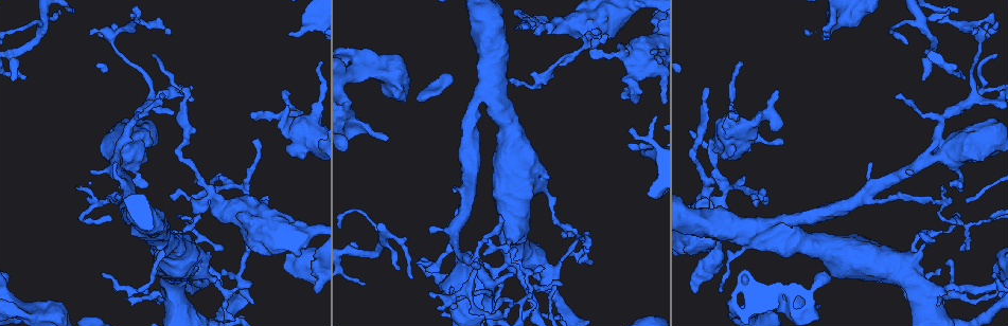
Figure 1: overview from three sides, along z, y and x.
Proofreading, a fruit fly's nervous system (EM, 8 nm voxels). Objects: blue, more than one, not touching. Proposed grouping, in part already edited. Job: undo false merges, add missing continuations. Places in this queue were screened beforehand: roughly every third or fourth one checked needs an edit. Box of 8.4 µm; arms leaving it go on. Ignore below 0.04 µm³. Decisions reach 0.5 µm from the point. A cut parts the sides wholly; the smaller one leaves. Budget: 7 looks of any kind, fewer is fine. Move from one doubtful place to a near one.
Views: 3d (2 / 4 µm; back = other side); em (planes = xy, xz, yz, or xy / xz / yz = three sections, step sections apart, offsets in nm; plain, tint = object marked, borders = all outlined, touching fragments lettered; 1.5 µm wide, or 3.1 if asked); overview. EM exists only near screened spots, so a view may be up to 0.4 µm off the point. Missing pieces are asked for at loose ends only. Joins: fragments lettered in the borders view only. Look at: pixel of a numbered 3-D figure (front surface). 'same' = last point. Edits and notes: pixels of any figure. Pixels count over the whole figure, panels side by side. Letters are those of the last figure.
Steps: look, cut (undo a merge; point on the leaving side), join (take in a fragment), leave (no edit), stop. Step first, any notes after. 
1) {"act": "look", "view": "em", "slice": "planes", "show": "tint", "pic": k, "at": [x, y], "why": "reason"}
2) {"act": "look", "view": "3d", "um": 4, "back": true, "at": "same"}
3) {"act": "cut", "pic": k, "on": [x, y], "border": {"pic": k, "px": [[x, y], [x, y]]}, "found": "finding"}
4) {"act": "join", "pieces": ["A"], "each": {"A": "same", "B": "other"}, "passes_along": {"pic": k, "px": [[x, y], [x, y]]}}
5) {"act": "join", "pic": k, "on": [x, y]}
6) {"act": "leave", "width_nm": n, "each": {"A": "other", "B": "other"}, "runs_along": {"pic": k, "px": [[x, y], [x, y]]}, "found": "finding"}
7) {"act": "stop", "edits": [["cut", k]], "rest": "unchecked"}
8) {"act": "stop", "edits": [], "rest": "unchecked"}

{"act": "look", "view": "3d", "um": 2, "back": true, "pic": 1, "at": [635, 92], "why": "an open end"}

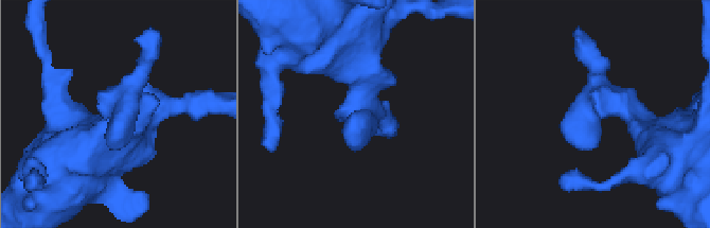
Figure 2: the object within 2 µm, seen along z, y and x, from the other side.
{"act": "look", "view": "em", "slice": "xy", "step": 8, "show": "tint", "pic": 2, "at": [112, 150], "why": "shape alone is not enough"}

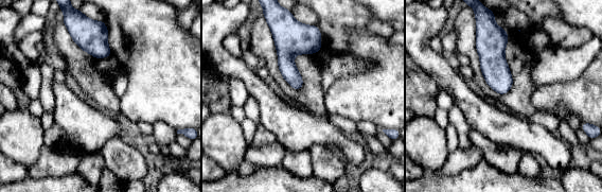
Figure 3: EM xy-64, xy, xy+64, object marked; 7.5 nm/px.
{"act": "look", "view": "em", "slice": "planes", "show": "borders", "at": "same"}

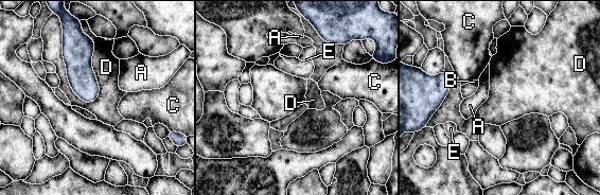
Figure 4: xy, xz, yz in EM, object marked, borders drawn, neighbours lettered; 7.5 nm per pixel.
{"act": "leave", "each": {"A": "other", "B": "other", "C": "other", "D": "other", "E": "other"}, "border": {"pic": 4, "px": [[81, 30], [94, 45], [91, 103]]}, "found": "no lettered fragment goes on from it"}

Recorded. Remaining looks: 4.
{"act": "look", "view": "3d", "um": 4, "pic": 1, "at": [288, 35], "why": "free end"}

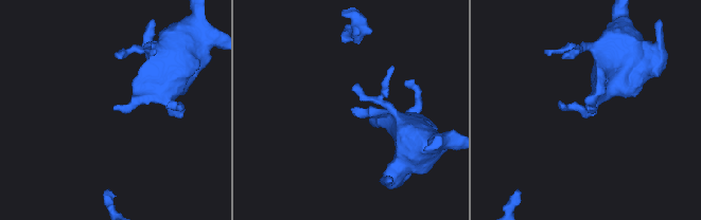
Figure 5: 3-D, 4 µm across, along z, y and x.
{"act": "look", "view": "em", "slice": "xy", "step": 8, "show": "borders", "pic": 5, "at": [589, 111]}

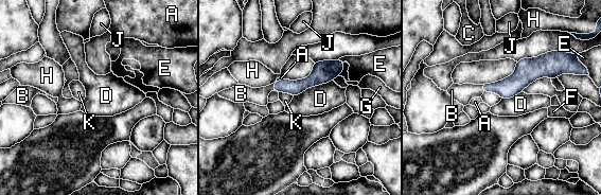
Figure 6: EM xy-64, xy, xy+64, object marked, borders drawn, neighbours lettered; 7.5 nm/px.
{"act": "join", "pieces": ["B"], "each": {"A": "other", "B": "same", "C": "other", "D": "other", "E": "other", "F": "other", "G": "other", "H": "other", "J": "other", "K": "other"}, "passes_along": {"pic": 6, "px": [[296, 87], [274, 87], [242, 93]]}, "found": "the neuron continues"}

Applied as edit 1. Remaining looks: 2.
{"act": "look", "view": "3d", "um": 2, "pic": 1, "at": [819, 305], "why": "an open end"}

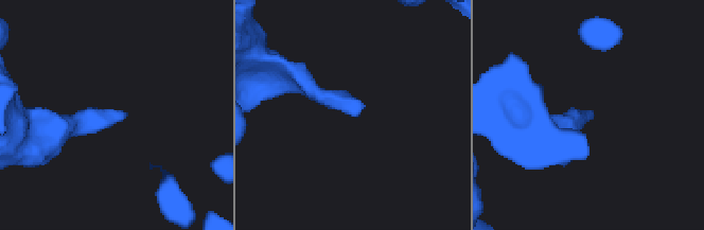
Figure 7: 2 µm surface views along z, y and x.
{"act": "look", "view": "em", "slice": "planes", "show": "borders", "pic": 7, "at": [119, 111]}

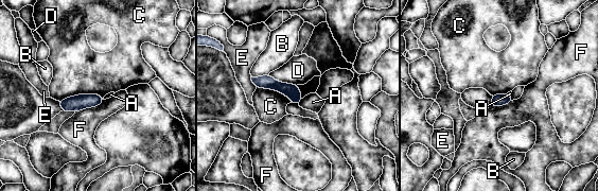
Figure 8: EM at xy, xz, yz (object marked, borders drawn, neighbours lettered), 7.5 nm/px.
{"act": "leave", "each": {"A": "other", "B": "other", "C": "other", "D": "other", "E": "other", "F": "other"}, "border": {"pic": 8, "px": [[103, 97], [75, 94], [58, 101]]}, "found": "no lettered fragment goes on from it"}

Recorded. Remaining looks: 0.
{"act": "stop", "edits": [["join", 6]], "rest": "unchecked"}

